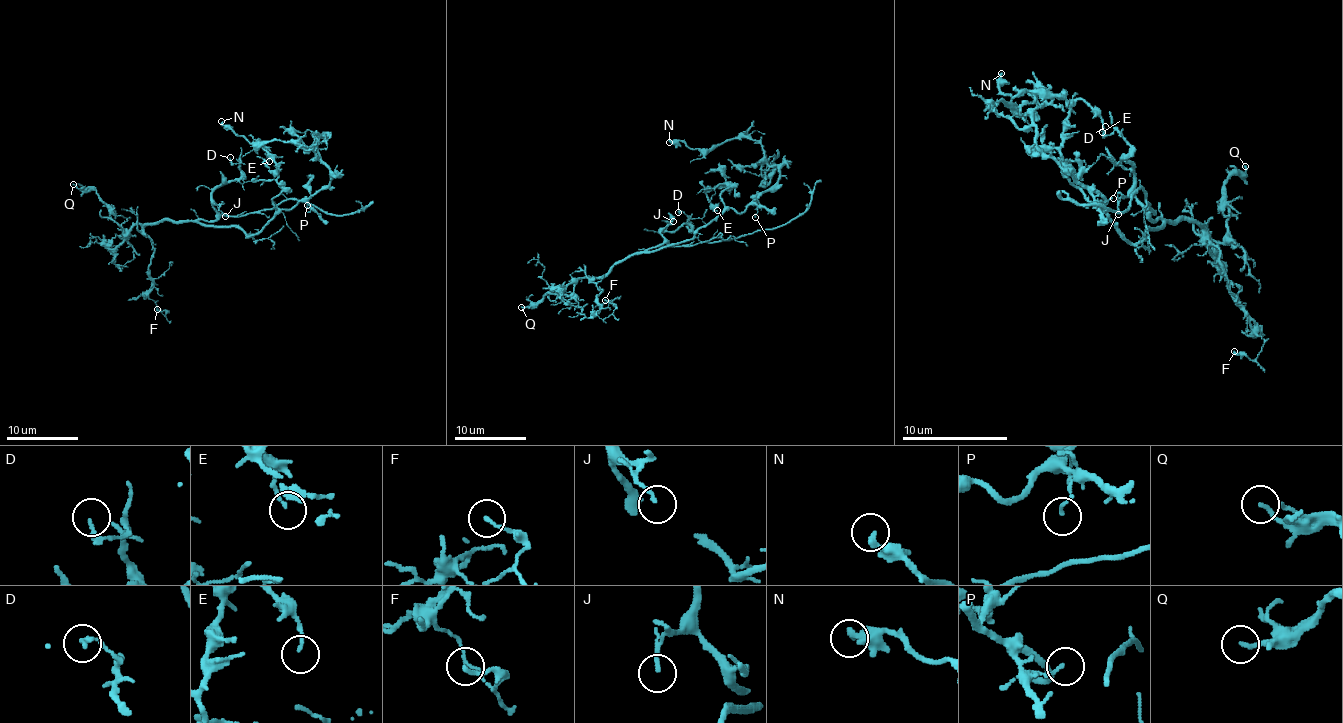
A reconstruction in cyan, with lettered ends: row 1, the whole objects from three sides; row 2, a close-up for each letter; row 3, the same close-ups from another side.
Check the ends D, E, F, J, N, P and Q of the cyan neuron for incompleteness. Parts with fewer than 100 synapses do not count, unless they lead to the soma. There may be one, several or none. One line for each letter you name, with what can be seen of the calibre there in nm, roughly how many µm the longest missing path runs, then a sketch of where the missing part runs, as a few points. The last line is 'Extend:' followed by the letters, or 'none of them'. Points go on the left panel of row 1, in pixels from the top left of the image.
Extend: none of them

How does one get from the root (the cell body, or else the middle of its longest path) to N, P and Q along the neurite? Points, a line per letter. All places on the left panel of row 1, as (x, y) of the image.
N: (253, 234), (282, 209), (323, 189), (330, 171), (312, 150), (275, 139), (248, 141), (221, 121)
P: (253, 234), (282, 209), (294, 207), (300, 202), (305, 202), (307, 205)
Q: (253, 234), (248, 236), (235, 227), (160, 220), (135, 223), (126, 236), (94, 189), (80, 189), (73, 184)

